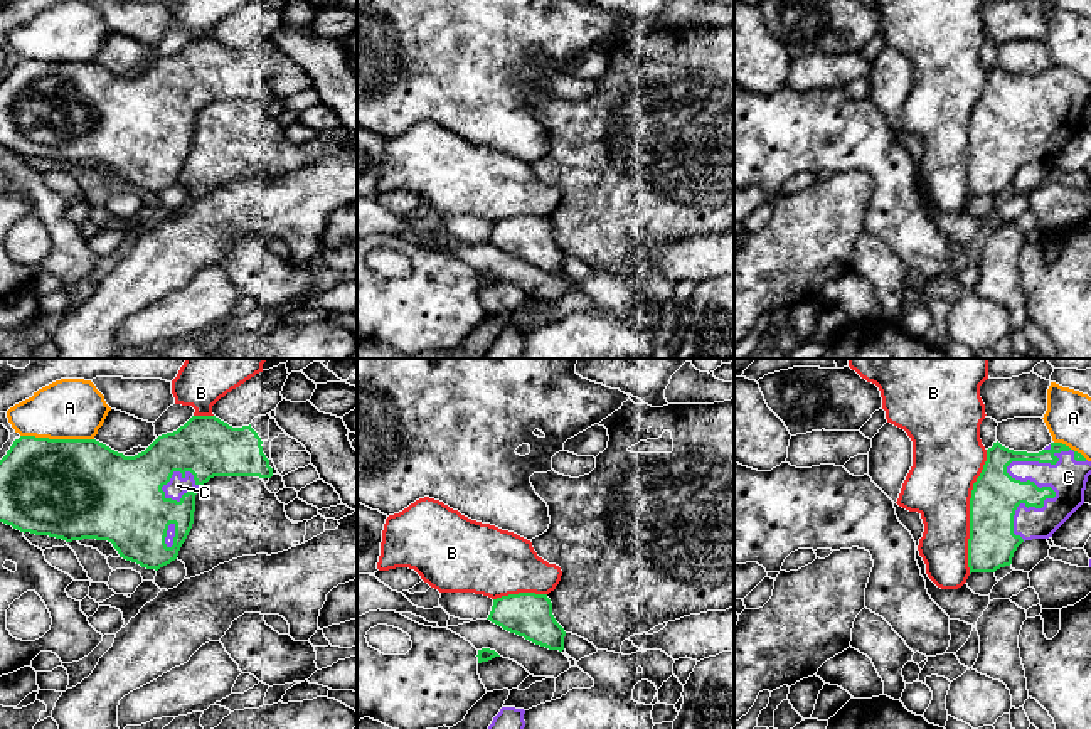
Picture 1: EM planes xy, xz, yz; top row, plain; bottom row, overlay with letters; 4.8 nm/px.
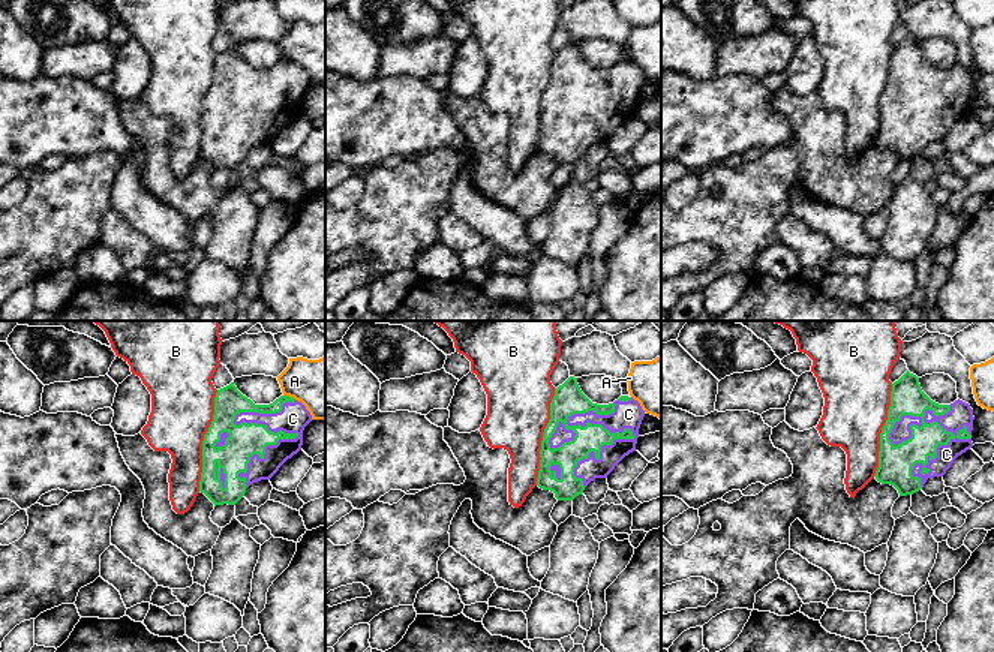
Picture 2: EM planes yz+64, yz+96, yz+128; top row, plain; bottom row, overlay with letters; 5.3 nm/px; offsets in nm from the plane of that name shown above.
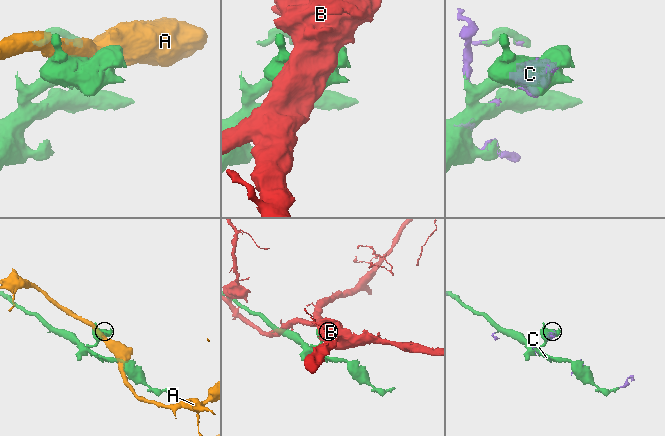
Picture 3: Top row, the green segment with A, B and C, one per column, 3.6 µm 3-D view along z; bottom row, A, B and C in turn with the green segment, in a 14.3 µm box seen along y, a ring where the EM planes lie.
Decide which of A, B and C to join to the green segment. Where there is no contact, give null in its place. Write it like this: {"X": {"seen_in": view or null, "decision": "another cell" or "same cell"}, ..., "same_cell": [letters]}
{"A": {"seen_in": "xy", "decision": "another cell"}, "B": {"seen_in": "yz", "decision": "another cell"}, "C": {"seen_in": "yz", "decision": "same cell"}, "same_cell": ["C"]}

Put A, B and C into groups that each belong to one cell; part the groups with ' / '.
A / B / C

